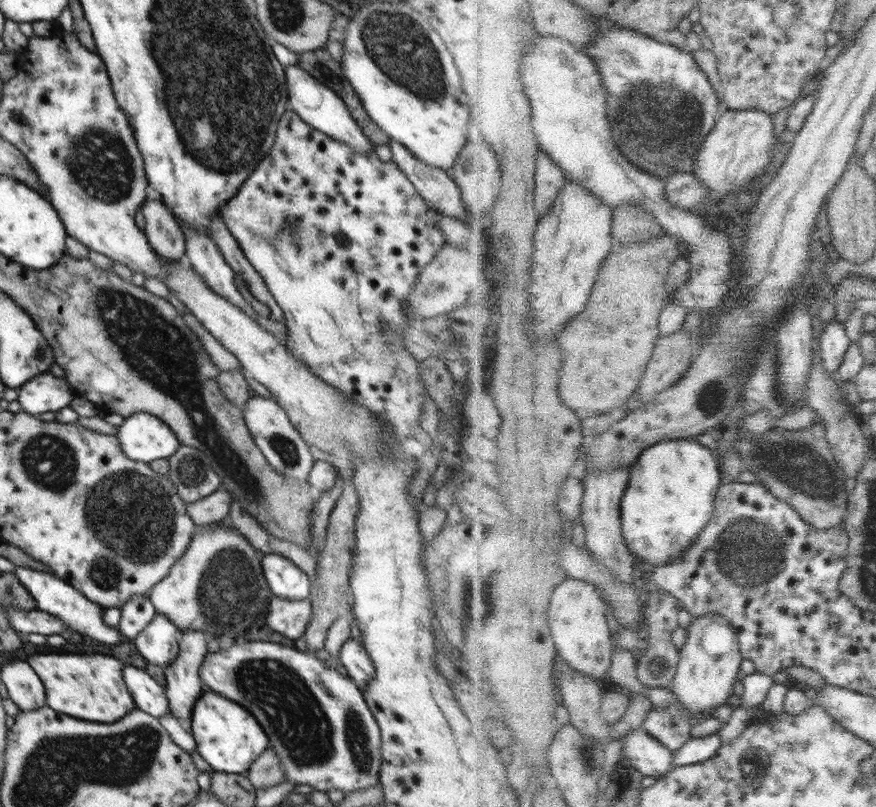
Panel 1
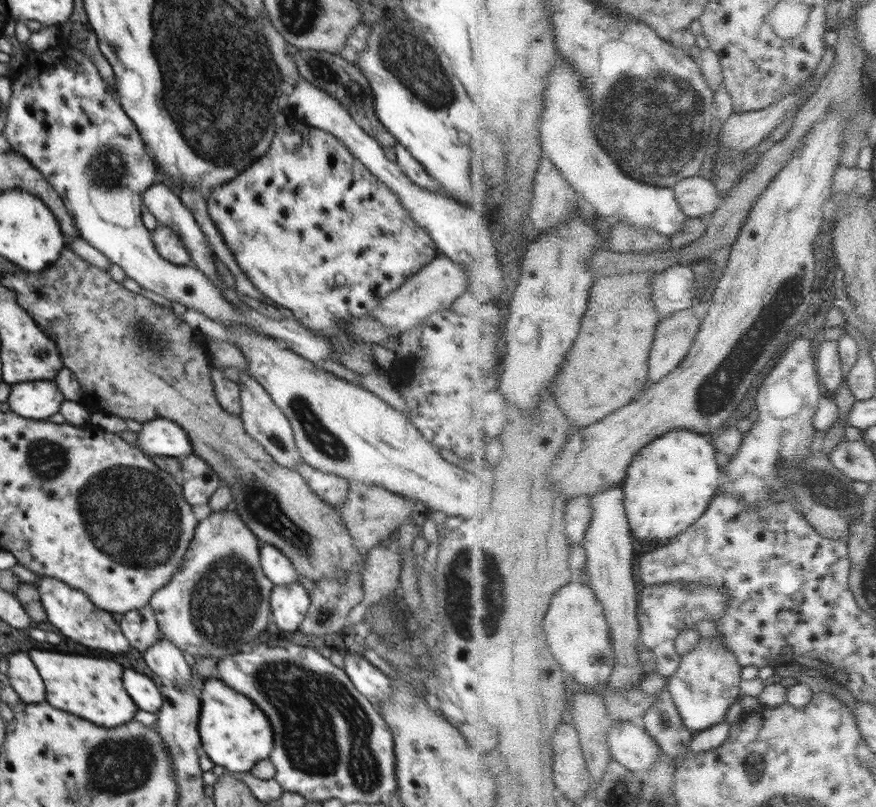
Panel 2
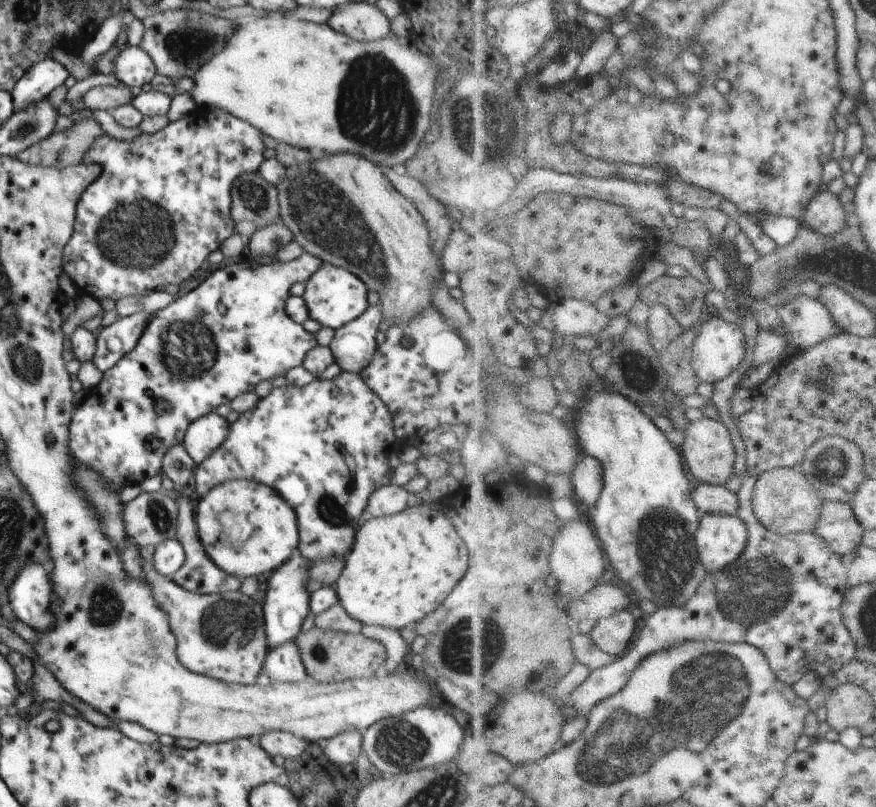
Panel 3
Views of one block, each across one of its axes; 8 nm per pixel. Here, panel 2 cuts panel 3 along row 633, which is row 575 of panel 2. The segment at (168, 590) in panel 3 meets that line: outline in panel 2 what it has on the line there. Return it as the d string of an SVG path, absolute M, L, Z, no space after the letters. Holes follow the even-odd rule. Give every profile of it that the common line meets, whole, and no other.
M233 507L224 512L211 512L205 520L200 521L178 571L172 575L170 582L151 596L149 605L154 611L159 634L186 652L188 657L209 656L212 660L234 655L243 643L257 643L260 638L256 636L264 628L272 628L270 599L271 590L275 586L264 574L259 552L256 536Z

